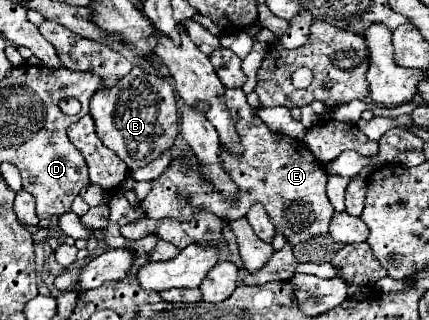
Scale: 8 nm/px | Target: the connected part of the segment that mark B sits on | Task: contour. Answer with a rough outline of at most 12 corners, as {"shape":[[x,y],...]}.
{"shape":[[140,66],[90,116],[131,170],[180,132],[174,88]]}

